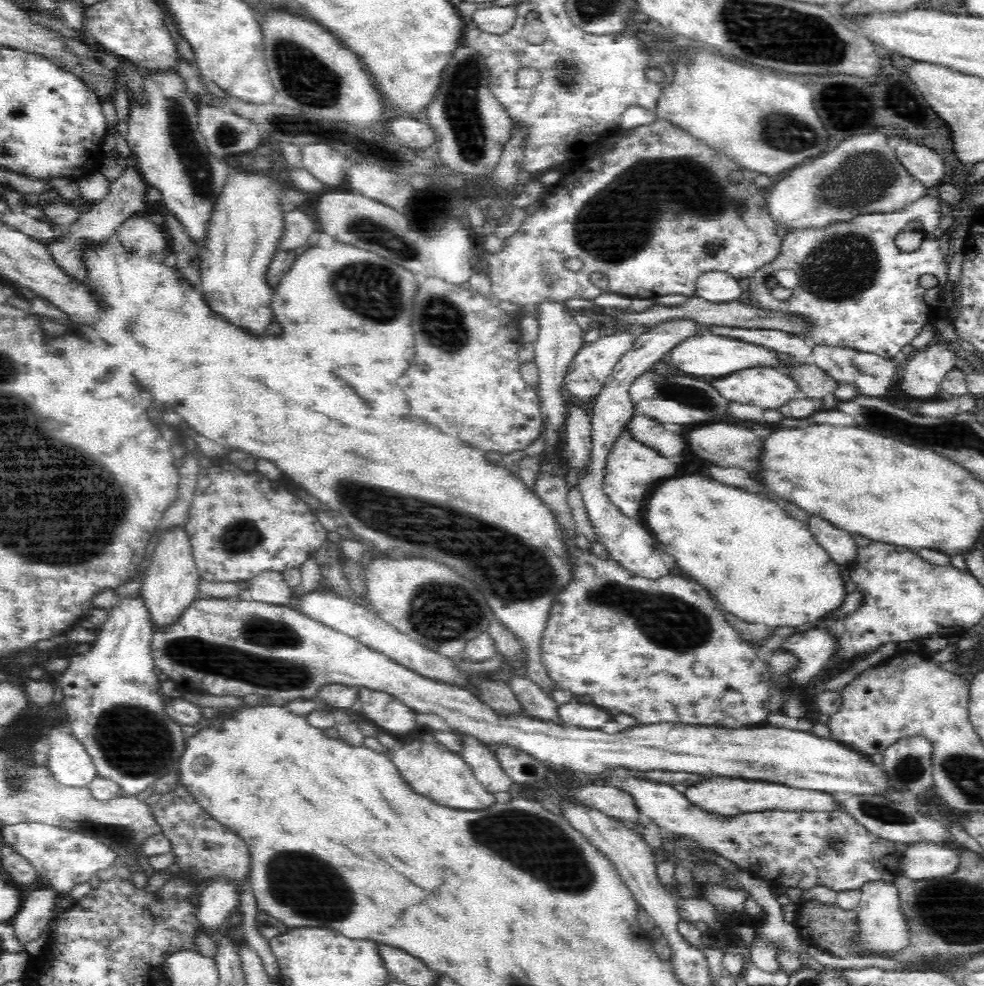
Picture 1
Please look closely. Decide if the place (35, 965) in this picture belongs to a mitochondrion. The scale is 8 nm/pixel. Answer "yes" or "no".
no

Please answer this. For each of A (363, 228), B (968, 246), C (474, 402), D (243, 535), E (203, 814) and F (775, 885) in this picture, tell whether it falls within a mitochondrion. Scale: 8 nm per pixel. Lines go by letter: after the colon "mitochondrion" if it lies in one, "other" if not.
A: mitochondrion
B: other
C: other
D: mitochondrion
E: other
F: other

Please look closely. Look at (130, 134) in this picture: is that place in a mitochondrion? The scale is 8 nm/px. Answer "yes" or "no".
no

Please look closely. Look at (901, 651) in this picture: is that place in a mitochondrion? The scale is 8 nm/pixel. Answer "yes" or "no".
no

